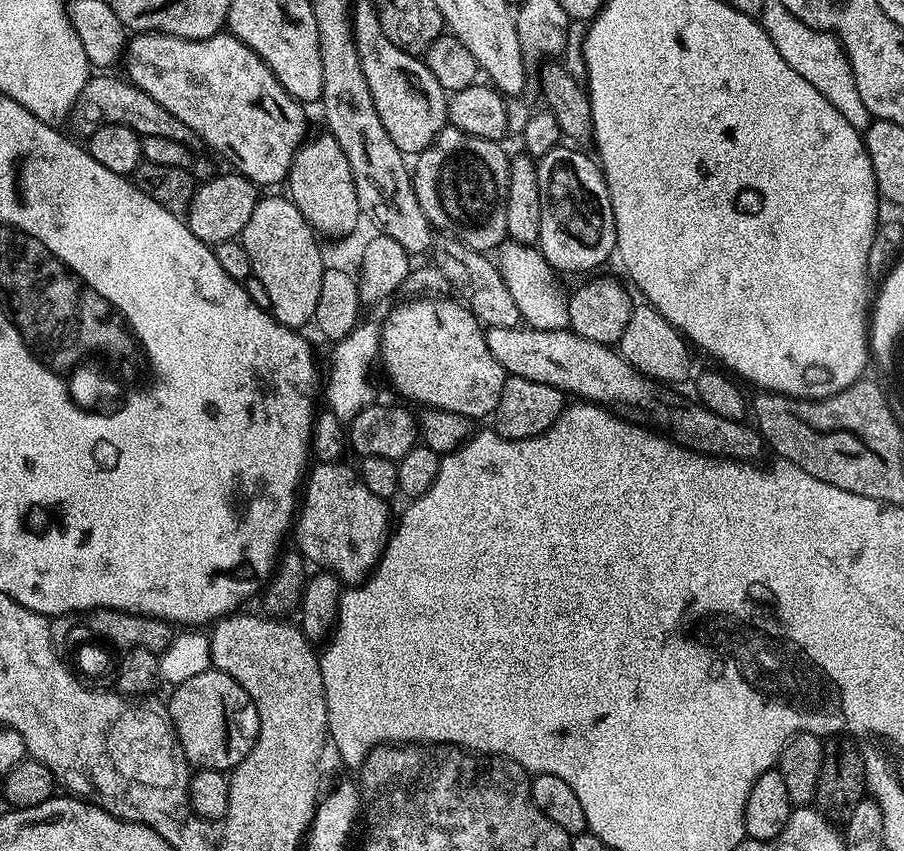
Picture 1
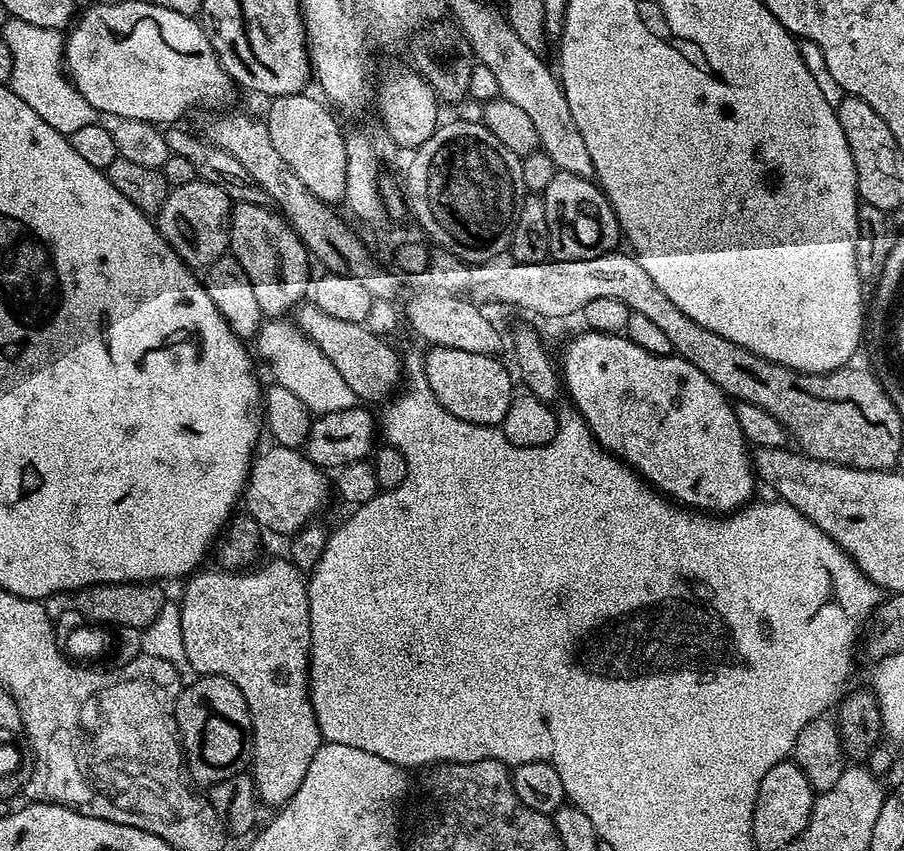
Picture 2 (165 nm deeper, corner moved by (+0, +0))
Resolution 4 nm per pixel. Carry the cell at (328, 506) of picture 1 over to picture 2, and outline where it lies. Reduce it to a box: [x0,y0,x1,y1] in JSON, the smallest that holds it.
[242,446,330,538]

